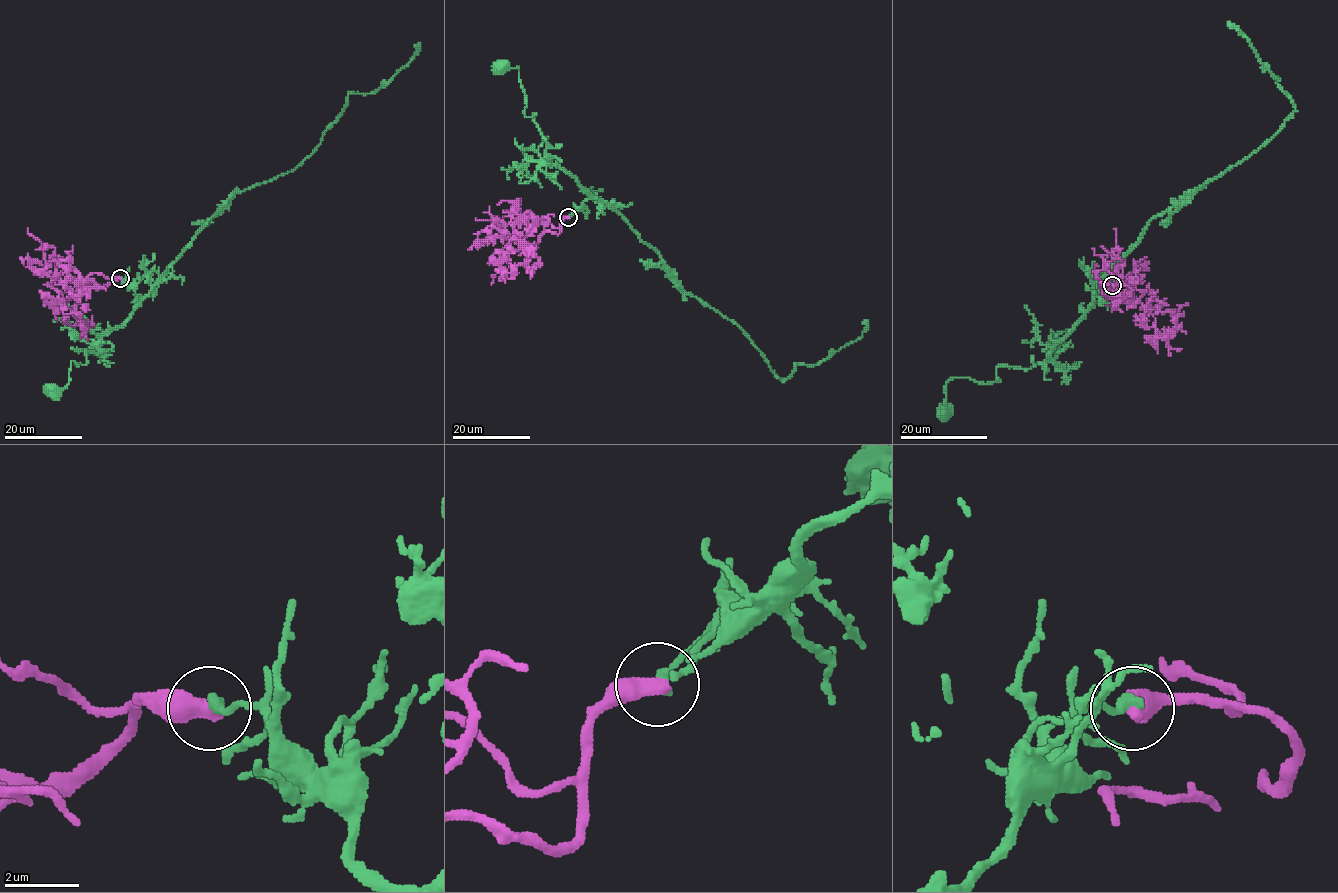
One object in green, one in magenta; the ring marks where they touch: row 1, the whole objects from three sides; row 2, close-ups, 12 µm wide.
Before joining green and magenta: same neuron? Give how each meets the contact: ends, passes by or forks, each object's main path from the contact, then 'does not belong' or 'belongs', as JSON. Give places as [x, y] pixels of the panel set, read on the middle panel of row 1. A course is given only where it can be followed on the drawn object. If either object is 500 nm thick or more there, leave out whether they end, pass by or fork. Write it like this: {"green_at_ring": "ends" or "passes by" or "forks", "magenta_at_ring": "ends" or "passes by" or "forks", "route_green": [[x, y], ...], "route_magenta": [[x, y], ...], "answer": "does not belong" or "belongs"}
{"route_green": [[568, 217], [590, 196], [544, 157], [547, 145], [535, 114], [525, 115], [519, 68], [499, 68]], "route_magenta": [[568, 217], [558, 234], [546, 218], [521, 217], [516, 235], [492, 216], [476, 221]], "answer": "does not belong"}

